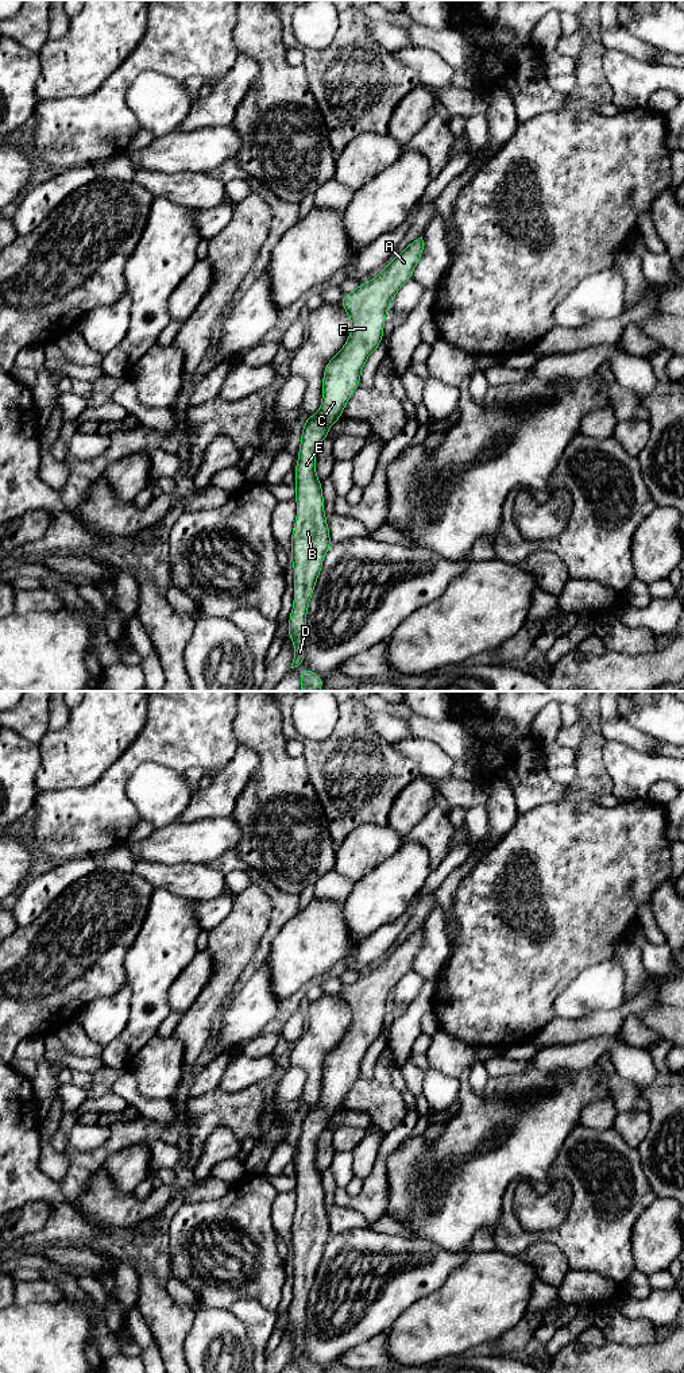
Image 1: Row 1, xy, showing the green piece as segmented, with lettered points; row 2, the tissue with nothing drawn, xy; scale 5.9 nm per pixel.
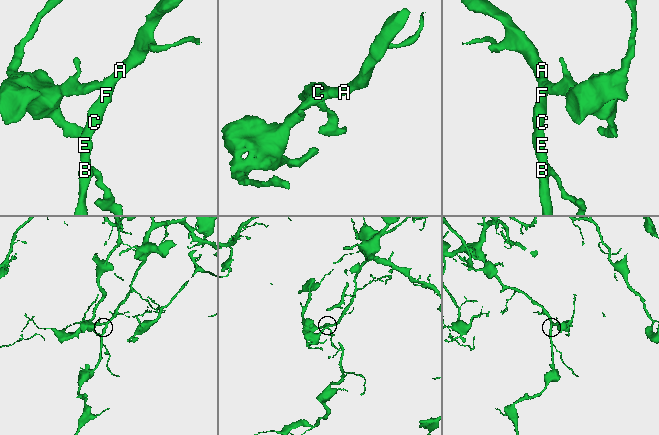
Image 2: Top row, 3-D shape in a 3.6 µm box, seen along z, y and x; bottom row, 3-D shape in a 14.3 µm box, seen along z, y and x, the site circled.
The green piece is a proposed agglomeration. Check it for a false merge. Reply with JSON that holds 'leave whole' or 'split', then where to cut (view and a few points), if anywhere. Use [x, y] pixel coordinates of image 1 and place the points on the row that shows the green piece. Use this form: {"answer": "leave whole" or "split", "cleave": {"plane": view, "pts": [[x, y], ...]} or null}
{"answer": "leave whole", "cleave": null}

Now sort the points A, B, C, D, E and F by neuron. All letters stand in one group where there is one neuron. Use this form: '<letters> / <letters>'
A B C D E F

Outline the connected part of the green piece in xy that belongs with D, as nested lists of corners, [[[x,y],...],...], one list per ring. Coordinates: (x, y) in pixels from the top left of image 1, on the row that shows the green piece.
[[[422,236],[368,282],[347,293],[339,304],[347,311],[352,331],[344,347],[325,366],[320,410],[305,420],[294,477],[297,517],[291,533],[294,601],[287,637],[293,639],[294,659],[290,668],[304,660],[306,613],[325,554],[332,541],[324,512],[322,486],[316,475],[316,451],[328,437],[329,428],[360,383],[367,358],[380,346],[387,308],[399,288],[411,279],[424,250]]]

